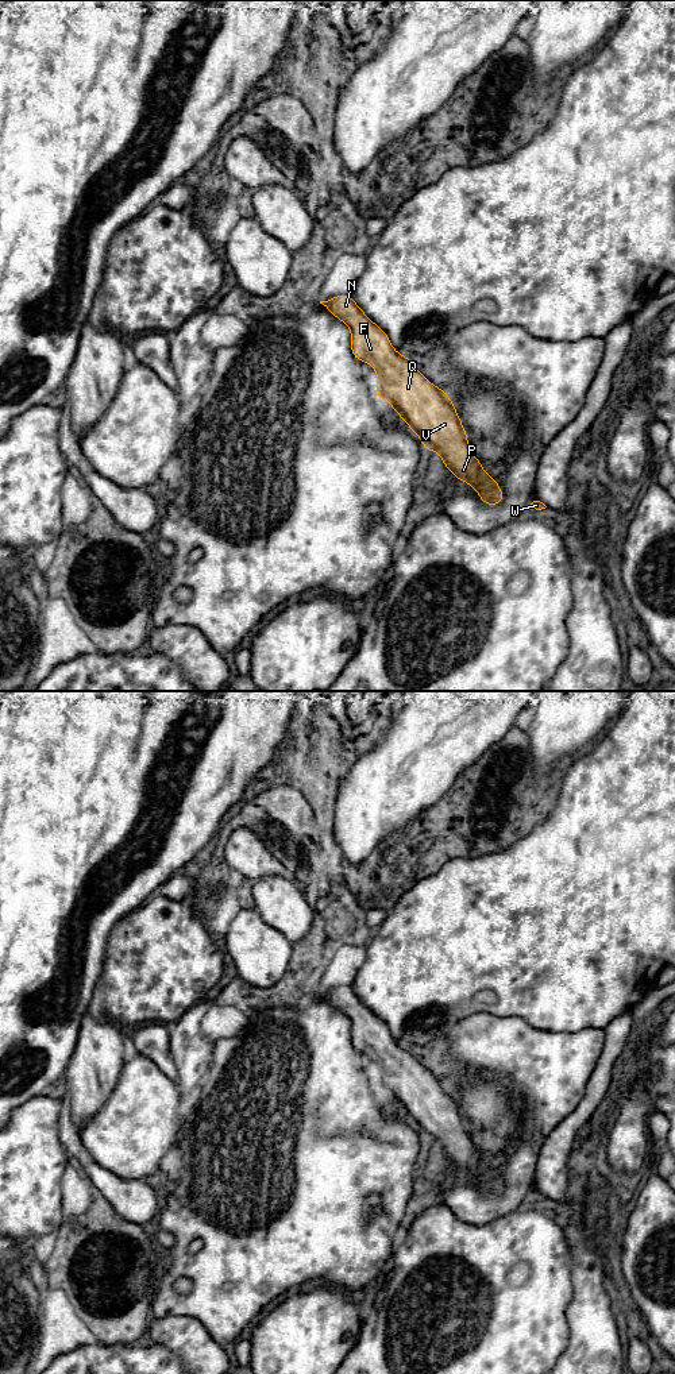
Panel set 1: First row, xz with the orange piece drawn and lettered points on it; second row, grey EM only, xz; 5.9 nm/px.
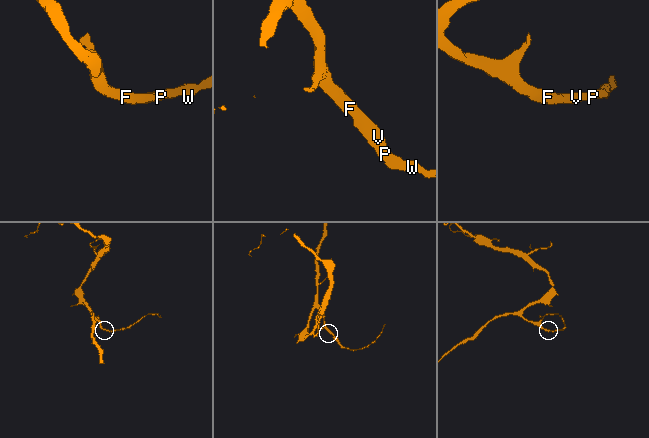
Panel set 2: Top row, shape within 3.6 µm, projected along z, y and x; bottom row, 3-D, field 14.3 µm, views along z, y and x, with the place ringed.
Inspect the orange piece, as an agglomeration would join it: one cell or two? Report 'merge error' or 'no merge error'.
no merge error

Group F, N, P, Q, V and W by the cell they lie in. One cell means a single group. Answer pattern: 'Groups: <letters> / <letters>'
Groups: F N P Q V W

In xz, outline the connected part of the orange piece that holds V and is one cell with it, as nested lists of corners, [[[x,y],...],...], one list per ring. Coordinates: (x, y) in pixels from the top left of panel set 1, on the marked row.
[[[335,296],[328,301],[320,301],[320,304],[351,329],[351,352],[360,362],[371,364],[378,374],[375,385],[378,397],[393,406],[404,422],[417,433],[427,451],[437,452],[448,471],[477,490],[482,502],[498,505],[504,499],[498,482],[485,472],[482,464],[471,452],[466,431],[451,398],[444,390],[432,385],[413,366],[410,359],[406,359],[393,348],[385,331],[363,313],[352,297]]]

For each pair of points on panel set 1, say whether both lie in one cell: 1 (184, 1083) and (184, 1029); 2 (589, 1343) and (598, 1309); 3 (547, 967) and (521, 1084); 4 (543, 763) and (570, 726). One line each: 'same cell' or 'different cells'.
1: same cell
2: same cell
3: different cells
4: same cell

